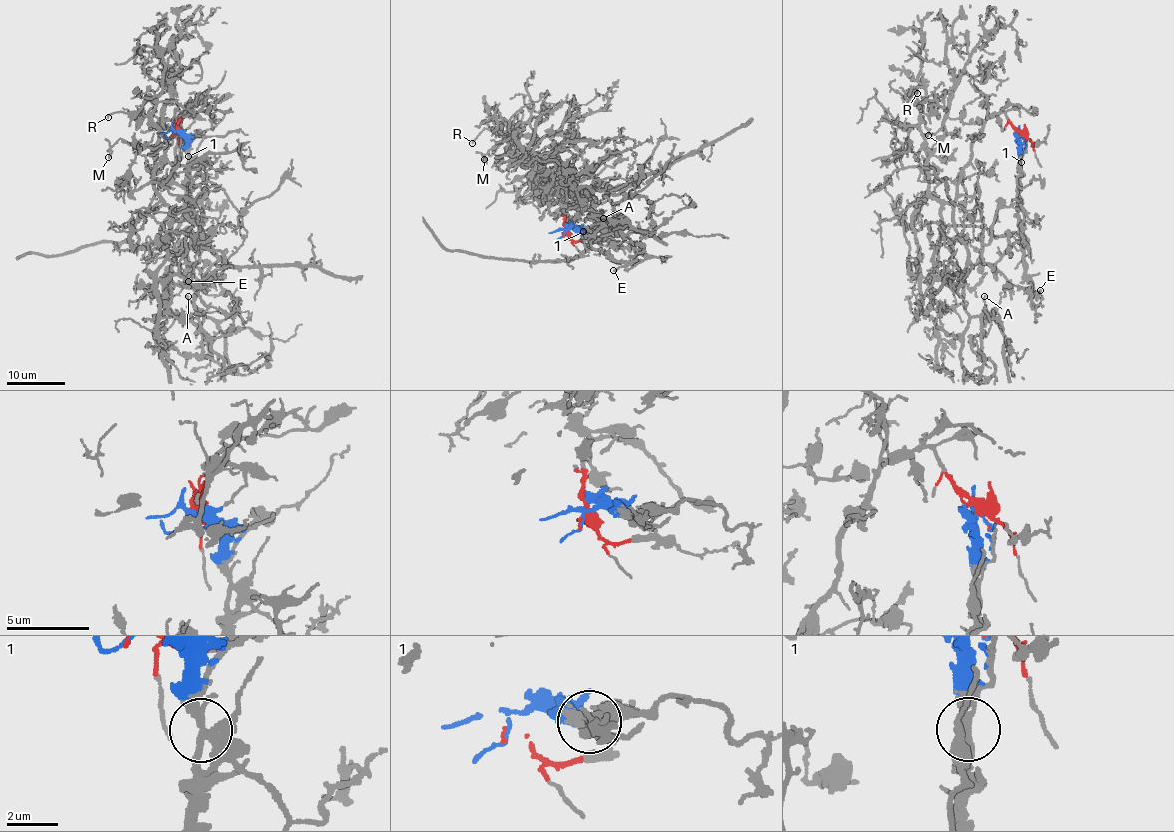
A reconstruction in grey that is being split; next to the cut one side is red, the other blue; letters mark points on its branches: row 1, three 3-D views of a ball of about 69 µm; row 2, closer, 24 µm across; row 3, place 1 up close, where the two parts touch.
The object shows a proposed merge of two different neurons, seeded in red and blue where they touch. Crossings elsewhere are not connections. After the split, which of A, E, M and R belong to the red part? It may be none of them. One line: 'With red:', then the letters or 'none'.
With red: A, M, R

